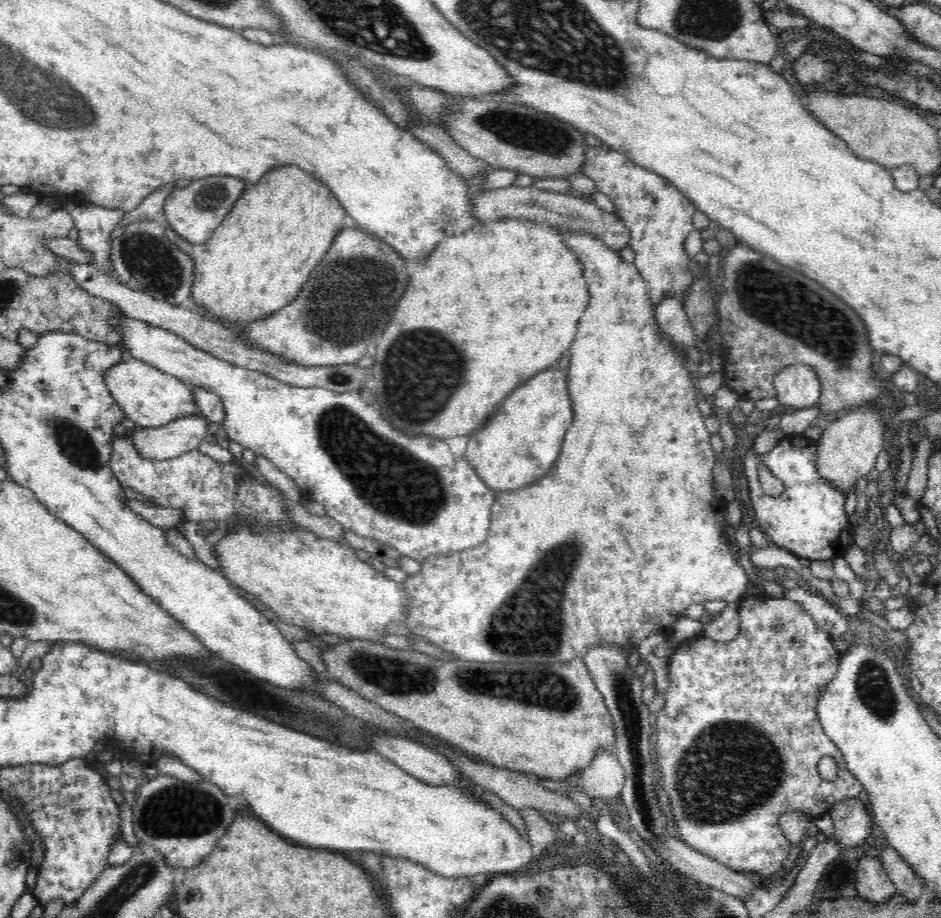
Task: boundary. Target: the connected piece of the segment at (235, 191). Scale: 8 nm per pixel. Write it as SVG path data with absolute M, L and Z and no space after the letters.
M206 176L200 180L193 180L183 188L174 188L167 196L160 219L184 240L192 244L204 244L228 212L234 208L244 190L245 182L232 176Z

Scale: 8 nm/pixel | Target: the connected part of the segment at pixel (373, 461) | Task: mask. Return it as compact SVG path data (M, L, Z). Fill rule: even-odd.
M124 314L114 316L114 327L122 333L122 344L128 348L126 357L142 360L158 368L162 373L176 376L186 387L198 386L216 394L224 404L224 409L226 409L225 421L223 423L224 430L228 433L229 441L234 441L242 445L243 448L250 448L256 456L264 456L271 460L278 467L278 470L284 472L286 476L290 476L302 491L309 491L314 501L324 505L326 514L338 521L345 530L355 532L362 538L377 540L382 544L387 544L395 548L401 556L408 556L408 558L413 558L419 563L424 562L430 556L440 556L440 554L448 554L448 552L462 552L462 550L468 550L468 548L476 548L476 546L480 546L486 540L486 536L490 532L490 514L492 514L492 508L496 501L496 493L484 484L484 481L478 476L474 467L465 457L456 457L450 451L448 444L443 439L424 435L412 437L394 429L385 418L382 418L381 413L374 406L368 404L362 398L359 392L342 392L342 394L337 394L328 388L303 388L282 383L280 380L258 372L258 370L239 368L231 363L226 363L225 360L220 360L218 357L188 344L186 340L169 330L152 326L134 318L127 318Z

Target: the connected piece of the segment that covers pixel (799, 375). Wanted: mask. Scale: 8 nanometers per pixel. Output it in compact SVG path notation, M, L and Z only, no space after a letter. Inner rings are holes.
M806 364L786 366L774 380L776 398L780 405L806 409L813 408L821 398L822 388L817 372Z

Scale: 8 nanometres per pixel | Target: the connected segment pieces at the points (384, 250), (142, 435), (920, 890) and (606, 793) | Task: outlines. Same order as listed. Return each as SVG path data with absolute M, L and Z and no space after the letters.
M348 225L336 233L328 252L312 270L302 290L288 306L276 310L268 318L242 324L247 330L244 339L260 347L262 351L280 355L289 364L306 367L358 364L366 354L368 346L381 338L406 286L408 286L408 272L404 260L392 250L392 247L363 229Z
M194 413L159 428L136 428L130 432L142 457L169 459L198 448L208 435L208 420L202 413Z
M888 844L882 847L878 858L894 887L896 887L897 893L904 896L905 902L916 902L925 892L923 877L919 876L914 868Z
M600 747L592 762L582 771L580 786L591 800L596 796L608 801L621 794L626 775L615 751Z

